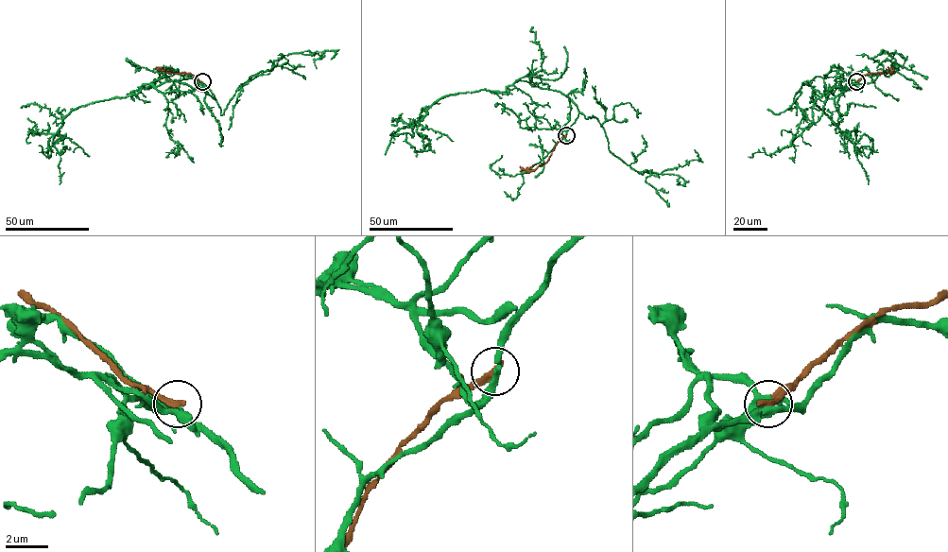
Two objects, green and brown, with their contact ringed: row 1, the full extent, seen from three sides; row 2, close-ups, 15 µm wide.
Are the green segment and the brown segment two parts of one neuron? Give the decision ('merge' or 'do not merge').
do not merge

